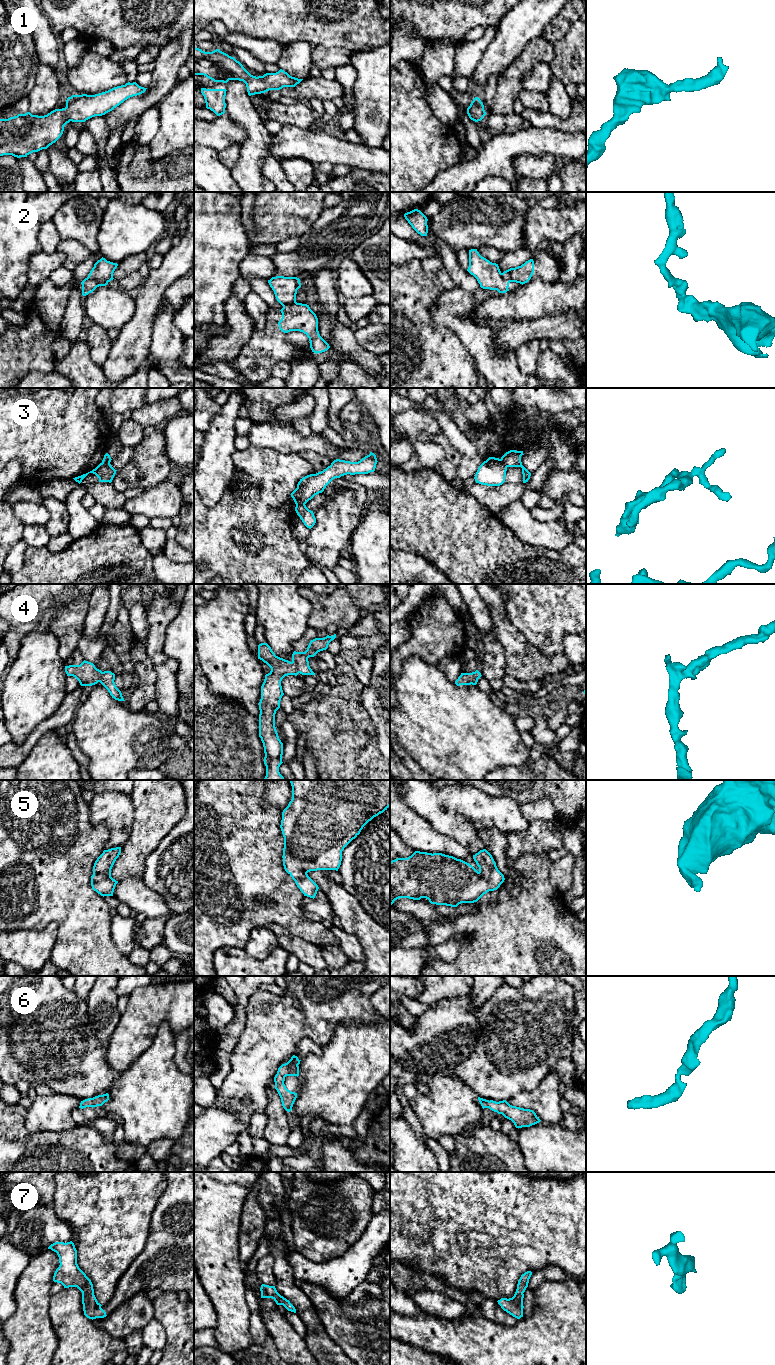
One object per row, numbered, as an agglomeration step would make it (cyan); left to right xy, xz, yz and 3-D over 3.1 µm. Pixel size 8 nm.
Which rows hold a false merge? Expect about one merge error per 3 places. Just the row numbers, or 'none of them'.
2, 3

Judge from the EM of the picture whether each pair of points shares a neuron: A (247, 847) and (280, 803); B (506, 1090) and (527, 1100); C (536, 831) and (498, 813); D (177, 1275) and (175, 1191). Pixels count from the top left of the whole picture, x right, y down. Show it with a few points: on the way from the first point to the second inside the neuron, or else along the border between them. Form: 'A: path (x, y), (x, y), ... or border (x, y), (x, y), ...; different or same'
A: border (264, 790), (263, 805), (275, 807), (281, 813); different
B: border (538, 1085), (530, 1091), (519, 1091), (506, 1100); different
C: border (530, 822), (524, 830), (507, 833); different
D: path (177, 1254), (177, 1212); same

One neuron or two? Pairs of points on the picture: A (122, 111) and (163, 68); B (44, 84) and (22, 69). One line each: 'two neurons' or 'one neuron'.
A: one neuron
B: two neurons

